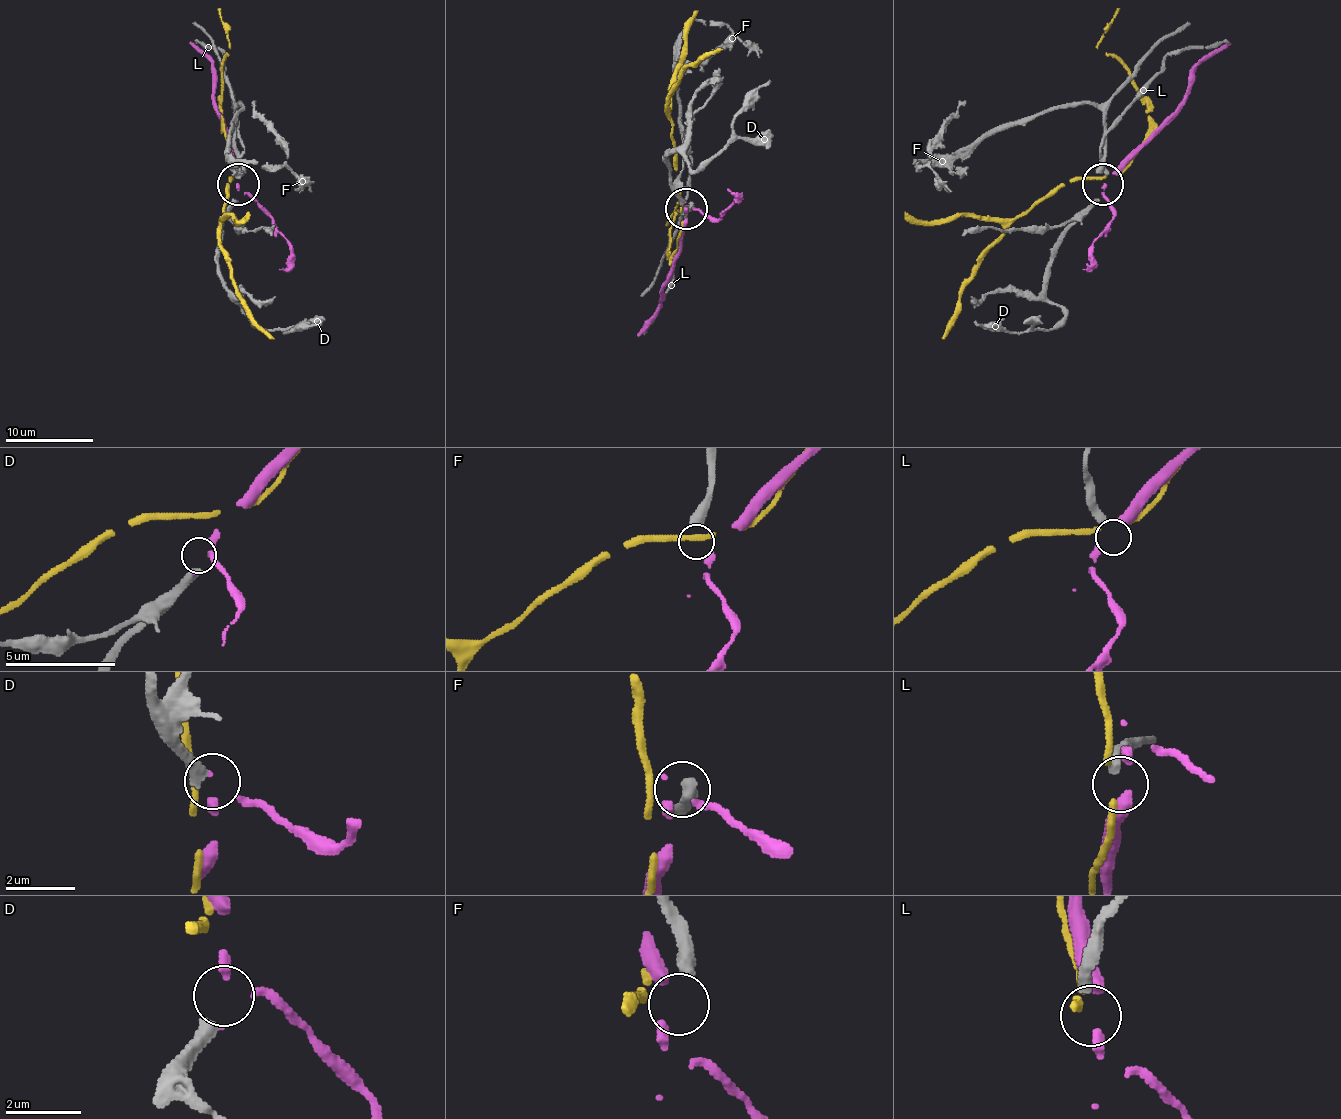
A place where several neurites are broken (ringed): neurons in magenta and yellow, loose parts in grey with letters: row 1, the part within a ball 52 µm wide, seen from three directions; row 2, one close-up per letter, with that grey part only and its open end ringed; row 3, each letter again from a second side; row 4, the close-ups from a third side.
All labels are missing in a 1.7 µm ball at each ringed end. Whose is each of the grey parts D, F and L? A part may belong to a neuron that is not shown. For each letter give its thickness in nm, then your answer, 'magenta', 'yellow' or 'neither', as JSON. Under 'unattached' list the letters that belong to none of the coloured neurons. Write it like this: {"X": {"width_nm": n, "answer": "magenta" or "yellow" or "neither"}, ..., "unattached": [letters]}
{"D": {"width_nm": 380, "answer": "magenta"}, "F": {"width_nm": 440, "answer": "neither"}, "L": {"width_nm": 360, "answer": "neither"}, "unattached": ["F", "L"]}

